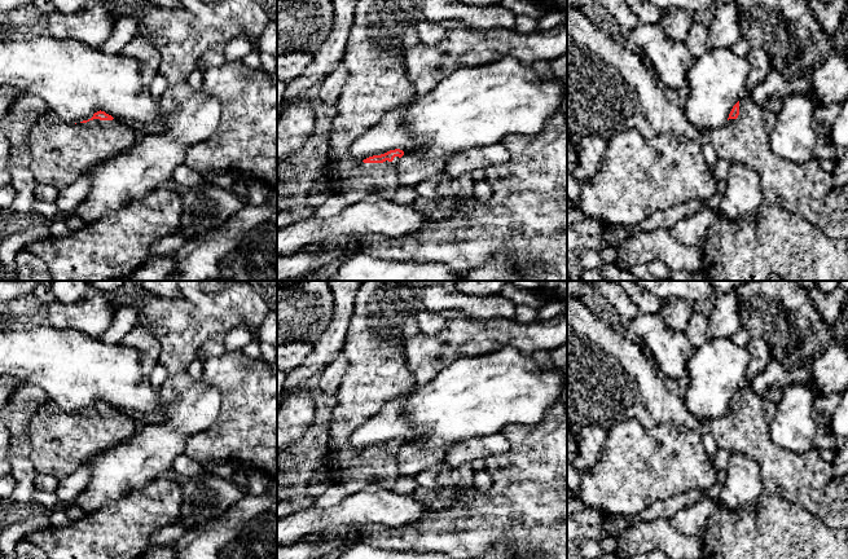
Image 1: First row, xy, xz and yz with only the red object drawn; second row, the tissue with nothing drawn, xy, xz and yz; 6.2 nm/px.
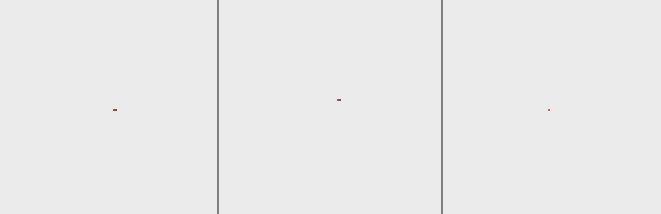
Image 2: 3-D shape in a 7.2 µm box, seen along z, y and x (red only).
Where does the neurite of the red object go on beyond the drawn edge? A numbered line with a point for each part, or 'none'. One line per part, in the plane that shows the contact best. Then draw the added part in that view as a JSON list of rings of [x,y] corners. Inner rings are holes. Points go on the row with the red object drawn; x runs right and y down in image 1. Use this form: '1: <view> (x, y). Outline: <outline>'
1: xz (382, 30). Outline: [[[357,0],[351,34],[346,44],[343,63],[348,78],[337,102],[338,116],[334,119],[329,140],[329,171],[333,188],[338,194],[355,203],[364,195],[390,193],[401,186],[397,176],[399,157],[392,162],[353,162],[350,146],[386,113],[401,107],[414,98],[414,88],[404,66],[404,53],[419,43],[416,23],[422,21],[422,0]]]

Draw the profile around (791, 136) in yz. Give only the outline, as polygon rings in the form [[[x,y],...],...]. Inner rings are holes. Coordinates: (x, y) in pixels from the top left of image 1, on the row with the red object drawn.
[[[804,92],[782,100],[779,113],[769,119],[769,145],[775,157],[799,164],[813,158],[816,105],[817,100]]]

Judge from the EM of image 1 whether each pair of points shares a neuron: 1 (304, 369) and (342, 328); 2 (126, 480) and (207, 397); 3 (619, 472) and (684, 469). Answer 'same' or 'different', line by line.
1: same
2: same
3: same

